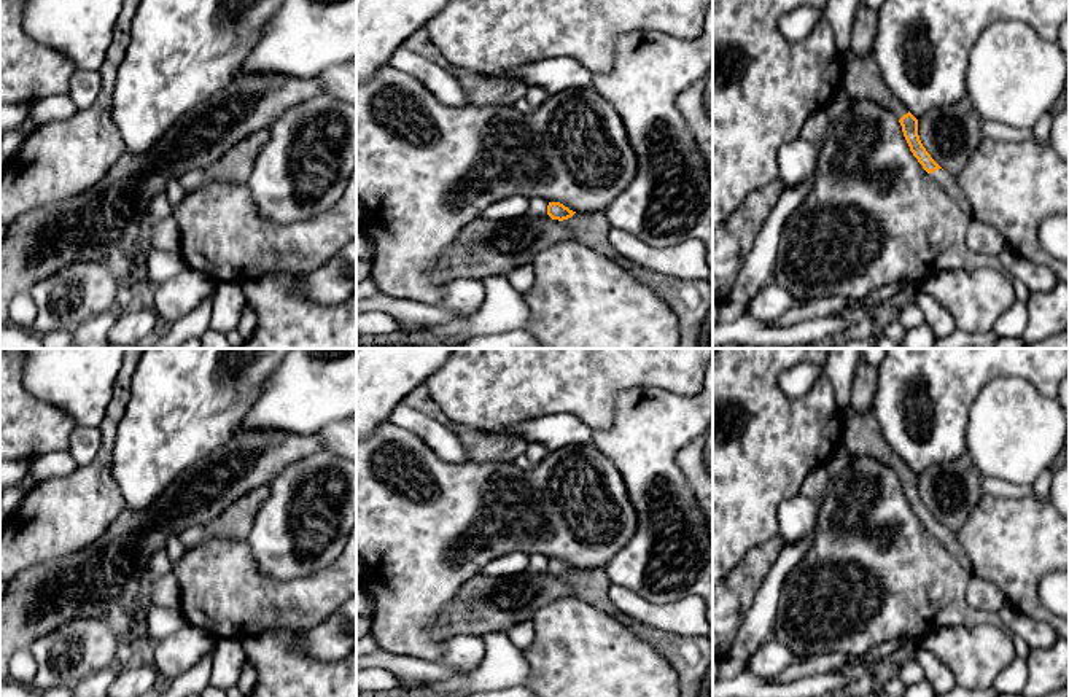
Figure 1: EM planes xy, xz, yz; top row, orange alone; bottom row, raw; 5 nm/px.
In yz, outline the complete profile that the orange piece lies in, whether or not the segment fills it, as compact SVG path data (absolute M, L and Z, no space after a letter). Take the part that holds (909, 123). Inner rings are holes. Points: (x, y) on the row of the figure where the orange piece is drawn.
M853 53L842 54L842 89L849 100L867 99L888 111L891 111L900 123L904 137L910 151L923 165L923 169L943 188L943 191L966 212L972 212L972 205L958 185L958 178L943 170L926 151L918 135L918 119L907 110L907 107L892 94L884 83L873 54L859 57Z

